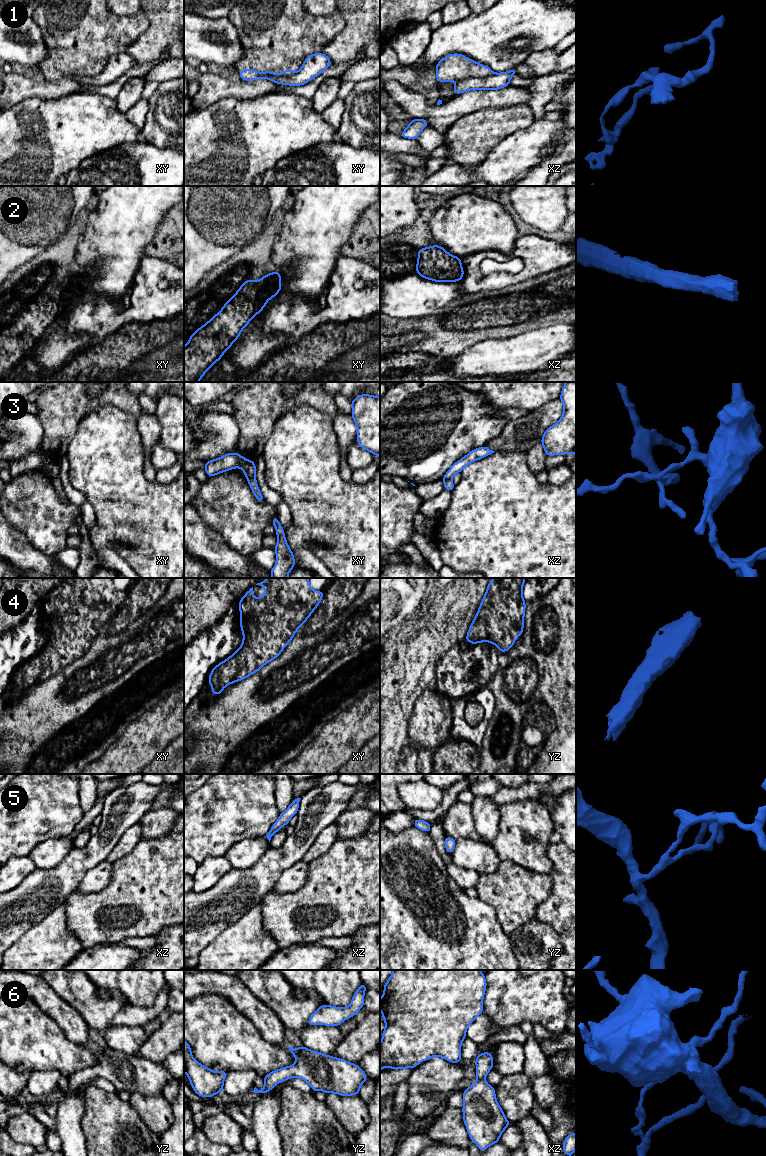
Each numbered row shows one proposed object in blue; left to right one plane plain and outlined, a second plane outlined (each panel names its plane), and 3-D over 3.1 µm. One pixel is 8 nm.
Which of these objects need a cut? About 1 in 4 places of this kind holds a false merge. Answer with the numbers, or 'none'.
1, 3

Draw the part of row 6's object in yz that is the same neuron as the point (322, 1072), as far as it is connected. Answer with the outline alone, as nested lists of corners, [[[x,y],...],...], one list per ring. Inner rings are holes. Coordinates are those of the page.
[[[303,1045],[298,1049],[287,1047],[295,1056],[295,1063],[270,1072],[264,1076],[264,1088],[258,1090],[255,1087],[251,1092],[264,1095],[276,1084],[299,1077],[310,1085],[313,1092],[321,1090],[326,1094],[351,1096],[359,1095],[360,1086],[367,1081],[367,1075],[358,1064],[315,1052]]]

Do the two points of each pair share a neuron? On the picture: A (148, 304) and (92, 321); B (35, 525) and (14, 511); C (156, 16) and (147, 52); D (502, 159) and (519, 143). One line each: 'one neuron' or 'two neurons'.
A: one neuron
B: one neuron
C: one neuron
D: one neuron

